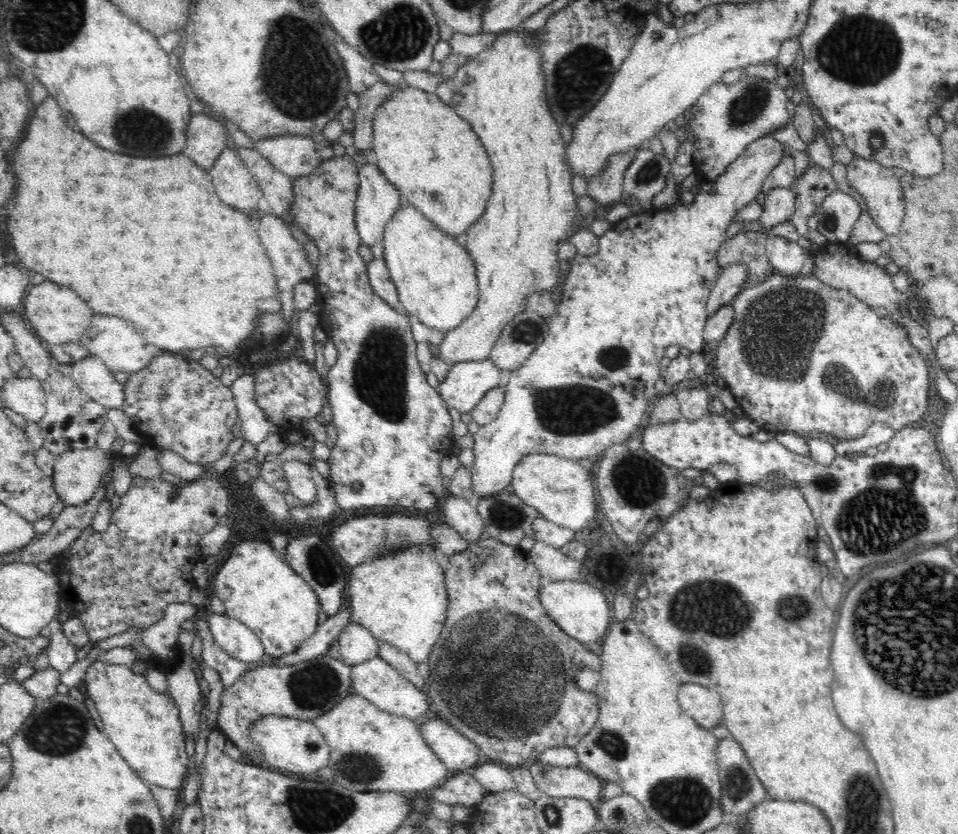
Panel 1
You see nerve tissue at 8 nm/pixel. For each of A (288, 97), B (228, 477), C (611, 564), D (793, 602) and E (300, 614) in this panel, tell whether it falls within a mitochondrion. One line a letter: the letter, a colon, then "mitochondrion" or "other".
A: mitochondrion
B: other
C: other
D: mitochondrion
E: other

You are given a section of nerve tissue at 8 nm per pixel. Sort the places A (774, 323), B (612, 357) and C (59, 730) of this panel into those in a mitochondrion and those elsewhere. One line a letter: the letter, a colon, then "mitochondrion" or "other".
A: mitochondrion
B: mitochondrion
C: mitochondrion

